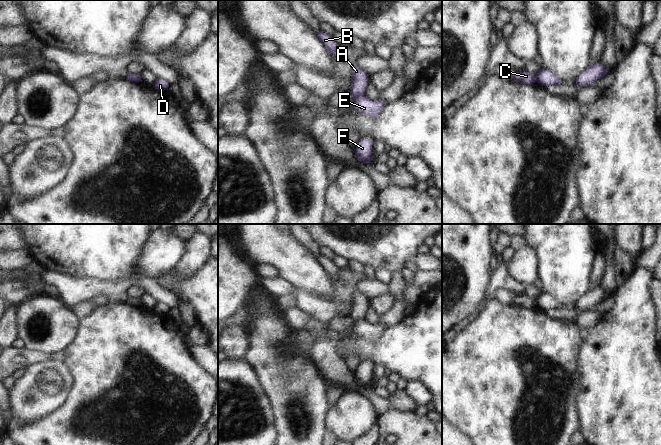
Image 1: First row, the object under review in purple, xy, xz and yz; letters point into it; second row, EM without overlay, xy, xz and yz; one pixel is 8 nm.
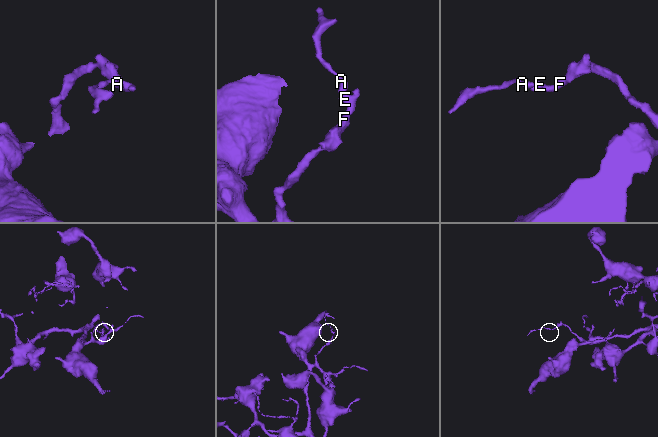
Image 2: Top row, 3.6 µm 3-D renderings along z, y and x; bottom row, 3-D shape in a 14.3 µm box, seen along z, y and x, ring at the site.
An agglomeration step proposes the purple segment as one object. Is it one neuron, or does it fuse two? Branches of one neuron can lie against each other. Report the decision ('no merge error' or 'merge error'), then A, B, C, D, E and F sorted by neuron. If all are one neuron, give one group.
merge error; A B C / D E F

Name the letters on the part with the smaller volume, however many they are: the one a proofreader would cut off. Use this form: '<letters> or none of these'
A, B, C

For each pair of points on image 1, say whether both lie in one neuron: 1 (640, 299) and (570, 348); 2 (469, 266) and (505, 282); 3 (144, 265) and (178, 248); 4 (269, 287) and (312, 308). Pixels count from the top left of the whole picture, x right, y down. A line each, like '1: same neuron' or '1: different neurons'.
1: different neurons
2: different neurons
3: same neuron
4: same neuron

